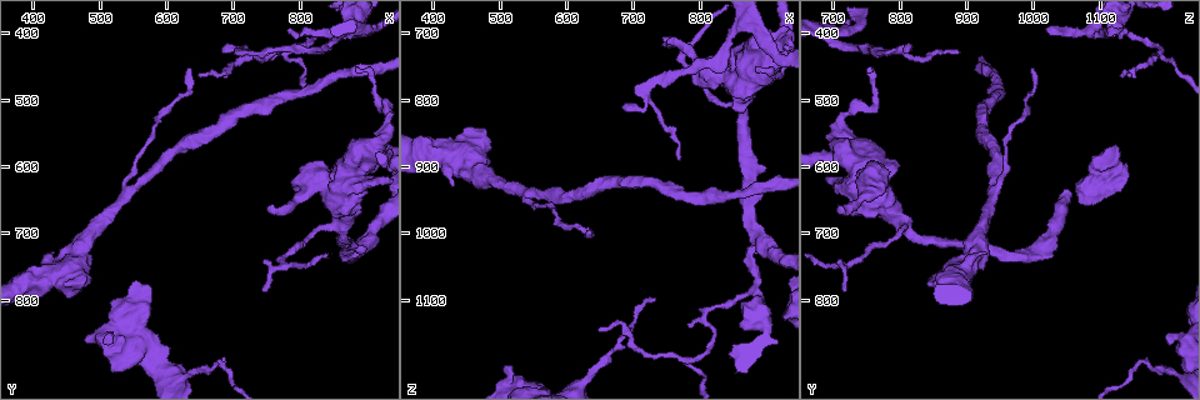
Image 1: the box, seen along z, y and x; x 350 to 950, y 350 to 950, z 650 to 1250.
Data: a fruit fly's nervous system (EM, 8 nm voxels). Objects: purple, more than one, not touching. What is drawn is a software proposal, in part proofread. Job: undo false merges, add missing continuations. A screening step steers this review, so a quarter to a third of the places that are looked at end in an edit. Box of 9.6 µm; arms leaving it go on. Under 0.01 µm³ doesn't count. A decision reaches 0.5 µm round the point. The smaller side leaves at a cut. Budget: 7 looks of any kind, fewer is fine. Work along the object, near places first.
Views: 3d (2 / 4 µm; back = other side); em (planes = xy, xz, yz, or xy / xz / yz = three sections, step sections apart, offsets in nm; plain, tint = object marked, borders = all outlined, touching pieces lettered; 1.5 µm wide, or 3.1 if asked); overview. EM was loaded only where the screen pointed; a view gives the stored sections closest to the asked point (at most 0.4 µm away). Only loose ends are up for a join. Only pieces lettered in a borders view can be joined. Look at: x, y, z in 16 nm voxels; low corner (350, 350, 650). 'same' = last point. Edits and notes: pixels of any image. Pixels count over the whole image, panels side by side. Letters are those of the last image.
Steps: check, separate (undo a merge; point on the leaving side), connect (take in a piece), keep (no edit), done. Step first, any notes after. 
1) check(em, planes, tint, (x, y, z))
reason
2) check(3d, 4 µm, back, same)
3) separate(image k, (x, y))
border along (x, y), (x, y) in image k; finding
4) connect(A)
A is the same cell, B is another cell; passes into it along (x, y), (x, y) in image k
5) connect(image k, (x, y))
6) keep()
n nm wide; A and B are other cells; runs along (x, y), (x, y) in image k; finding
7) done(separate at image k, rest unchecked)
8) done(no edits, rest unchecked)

check(3d, 4 µm, (885, 640, 705))
stops while still wide

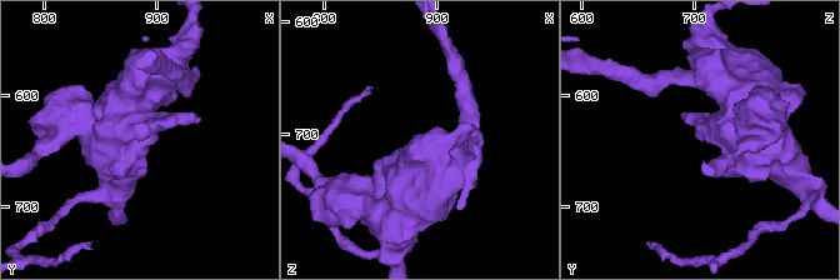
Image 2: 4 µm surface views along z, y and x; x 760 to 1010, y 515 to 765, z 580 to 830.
check(em, xz, step 8, borders, (886, 638, 706))
shape alone is not enough

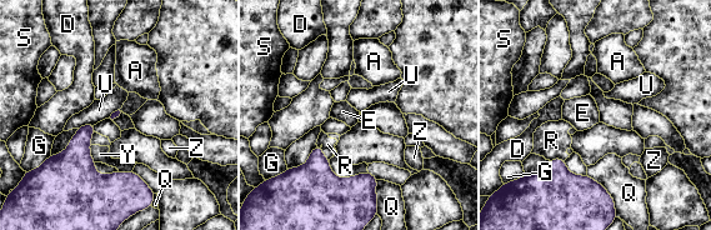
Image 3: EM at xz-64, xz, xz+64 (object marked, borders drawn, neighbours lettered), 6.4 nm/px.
keep()
A, D, E, G, Q, R, S, U, Y and Z are other cells; border along (95, 123), (88, 123), (78, 129) in image 3; no lettered piece goes on from it

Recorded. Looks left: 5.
check(em, xy, step 4, borders, (770, 430, 885))
tapers out

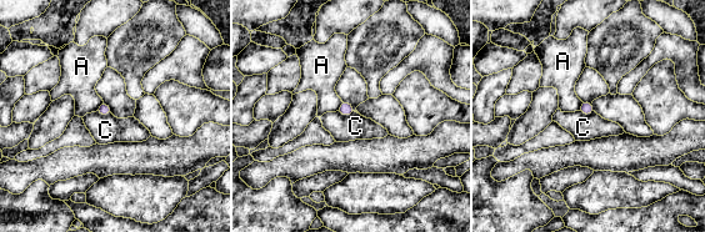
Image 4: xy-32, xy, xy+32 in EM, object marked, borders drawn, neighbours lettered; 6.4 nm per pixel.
keep()
A and C are other cells; border along (336, 111), (345, 116), (354, 112) in image 4; no lettered piece goes on from it

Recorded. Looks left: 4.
check(3d, 4 µm, (885, 395, 1020))
an open end

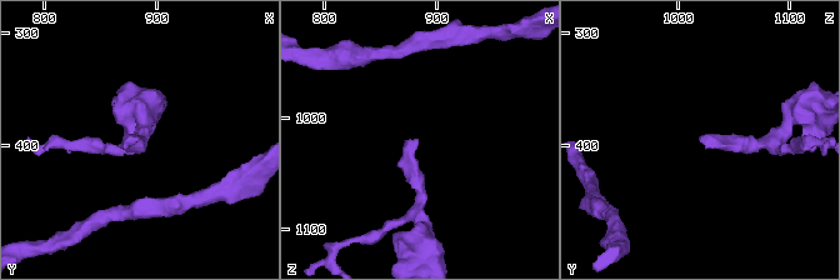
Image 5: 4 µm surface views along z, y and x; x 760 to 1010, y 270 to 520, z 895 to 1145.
check(em, planes, borders, (880, 396, 1020))

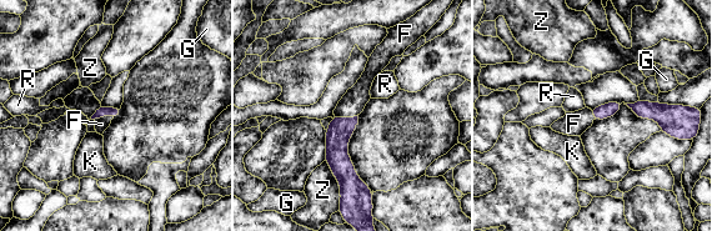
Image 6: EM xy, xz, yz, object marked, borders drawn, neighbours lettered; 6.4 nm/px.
connect(F)
F is the same cell, G, K, R and Z are other cells; passes into it along (340, 130), (346, 119), (354, 101) in image 6; it goes on there

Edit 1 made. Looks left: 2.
done(connect at image 6, rest unchecked)

